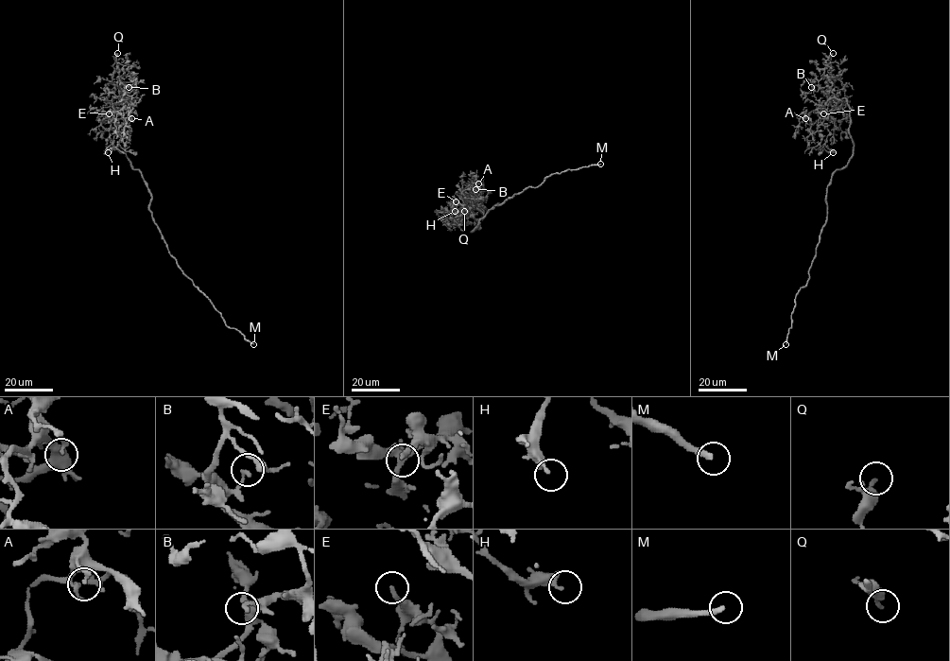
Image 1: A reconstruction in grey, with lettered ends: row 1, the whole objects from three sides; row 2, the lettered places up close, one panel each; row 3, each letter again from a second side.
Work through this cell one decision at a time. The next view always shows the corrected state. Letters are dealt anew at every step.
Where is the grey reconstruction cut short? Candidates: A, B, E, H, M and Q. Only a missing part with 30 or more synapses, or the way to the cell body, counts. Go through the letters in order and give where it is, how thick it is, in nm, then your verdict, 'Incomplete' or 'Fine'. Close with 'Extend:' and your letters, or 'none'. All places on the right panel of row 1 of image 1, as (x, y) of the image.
A: Place: (805, 118). Thickness 200 nm. Fine
B: Place: (811, 87). Thickness 160 nm. Fine
E: Place: (823, 113). Thickness 200 nm. Incomplete
H: Place: (833, 152). Thickness 170 nm. Fine
M: Place: (785, 344). Thickness 260 nm. Incomplete
Q: Place: (833, 53). Thickness 240 nm. Fine
Extend: E, M

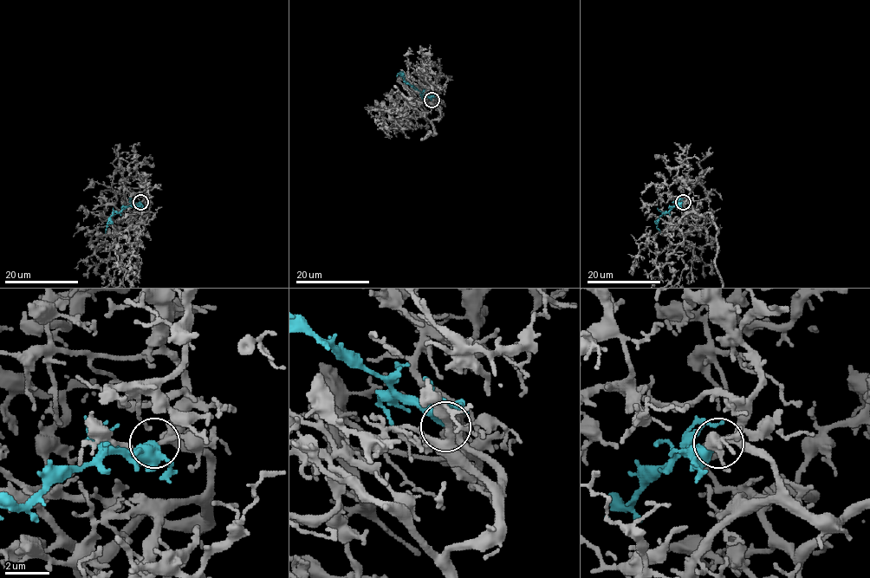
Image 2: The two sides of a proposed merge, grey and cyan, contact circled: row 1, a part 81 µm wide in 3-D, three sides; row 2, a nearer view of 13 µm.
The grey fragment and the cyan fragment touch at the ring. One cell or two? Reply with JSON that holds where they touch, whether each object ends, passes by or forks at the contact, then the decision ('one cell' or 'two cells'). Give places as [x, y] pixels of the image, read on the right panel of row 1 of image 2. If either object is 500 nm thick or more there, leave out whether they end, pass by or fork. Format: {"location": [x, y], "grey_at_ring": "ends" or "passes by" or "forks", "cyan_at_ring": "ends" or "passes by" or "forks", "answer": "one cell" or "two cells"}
{"location": [683, 202], "answer": "one cell"}

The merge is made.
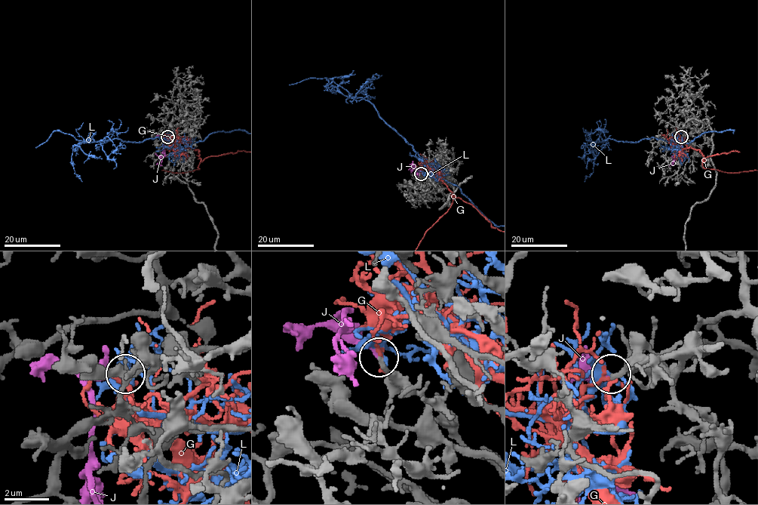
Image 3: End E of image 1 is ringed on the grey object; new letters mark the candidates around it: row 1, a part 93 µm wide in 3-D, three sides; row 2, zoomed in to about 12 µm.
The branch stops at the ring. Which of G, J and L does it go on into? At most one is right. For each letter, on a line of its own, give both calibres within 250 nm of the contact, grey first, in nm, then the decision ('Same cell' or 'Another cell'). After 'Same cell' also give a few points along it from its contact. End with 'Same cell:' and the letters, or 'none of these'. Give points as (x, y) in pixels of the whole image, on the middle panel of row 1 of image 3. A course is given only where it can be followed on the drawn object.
G: Thickness 220 nm (grey) against 200 nm. Another cell
J: Thickness 200 nm (grey) against 200 nm. Same cell. Its course: (421, 173), (412, 161)
L: Thickness 220 nm (grey) against 240 nm. Another cell
Same cell: J

